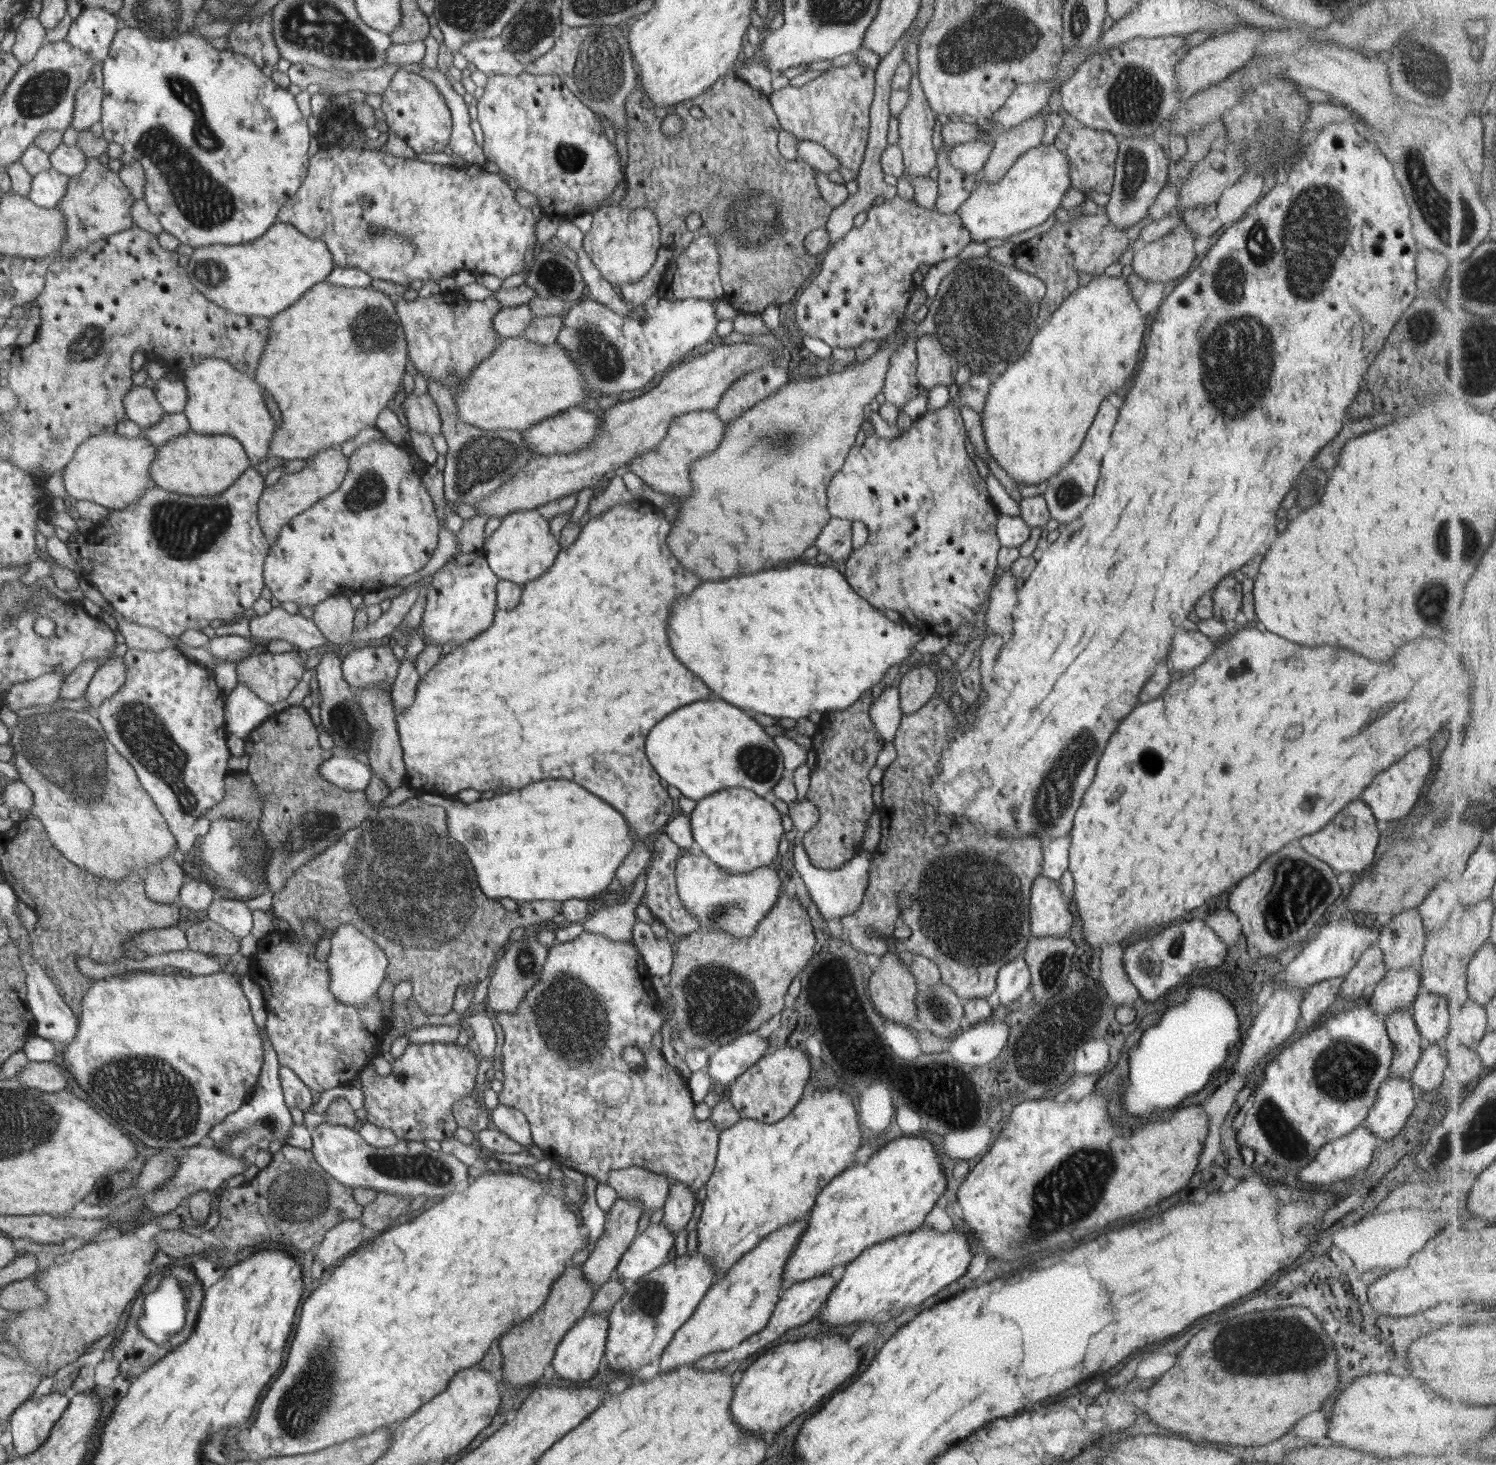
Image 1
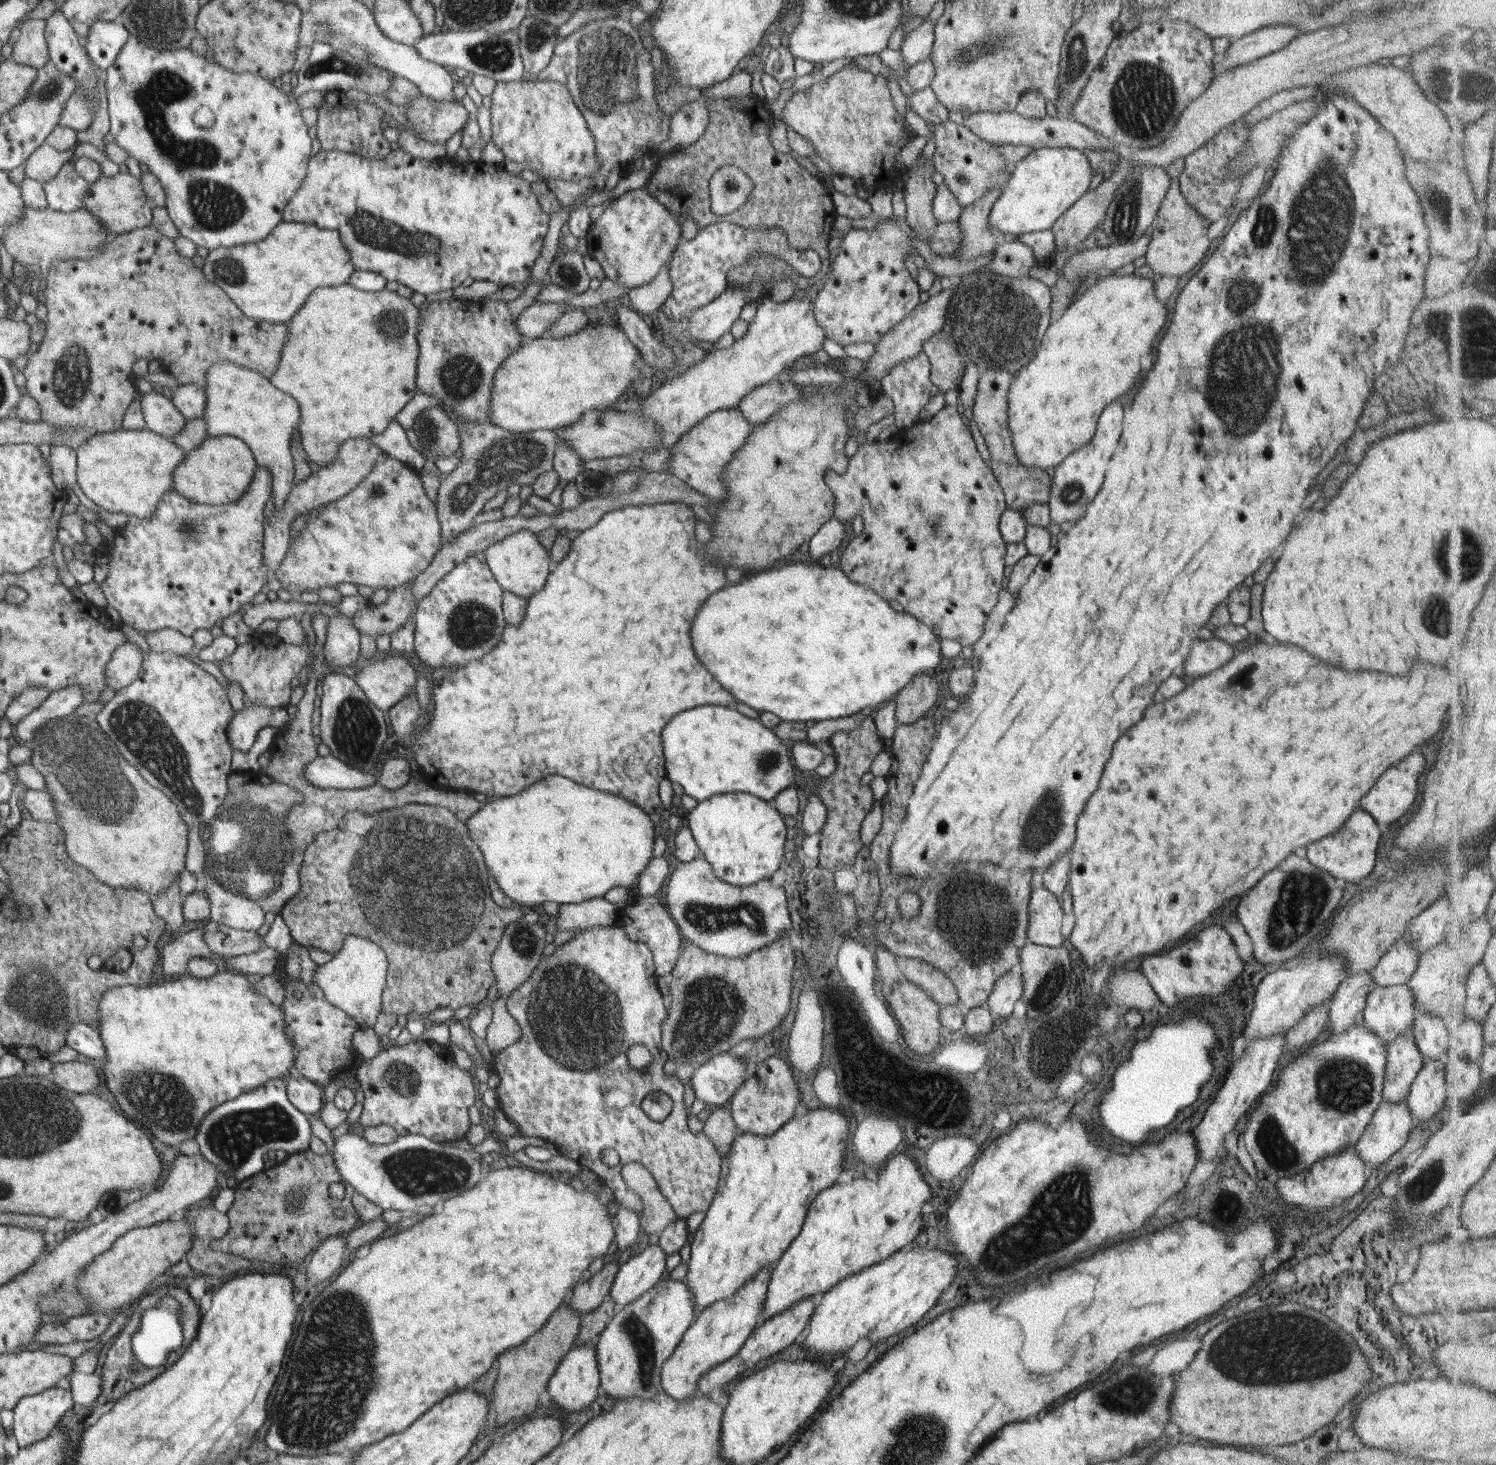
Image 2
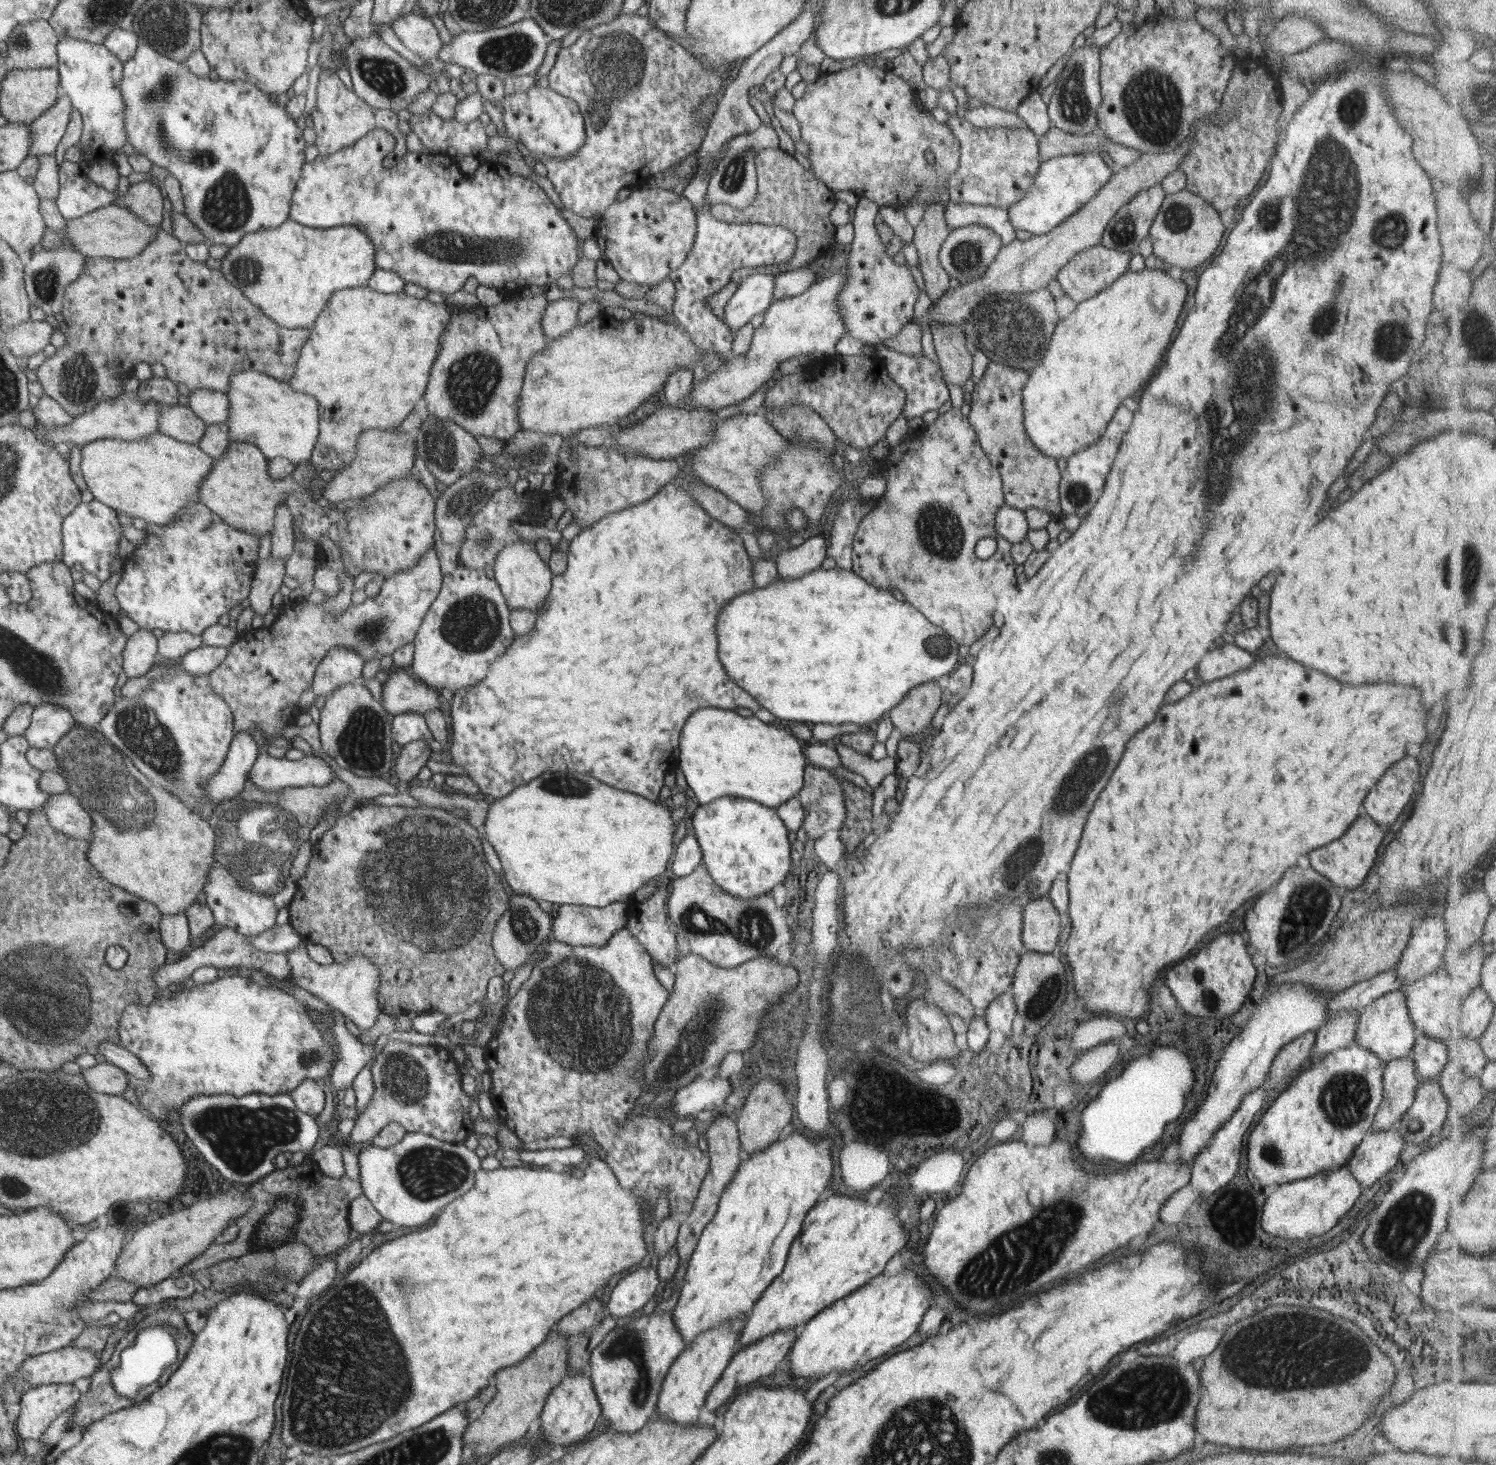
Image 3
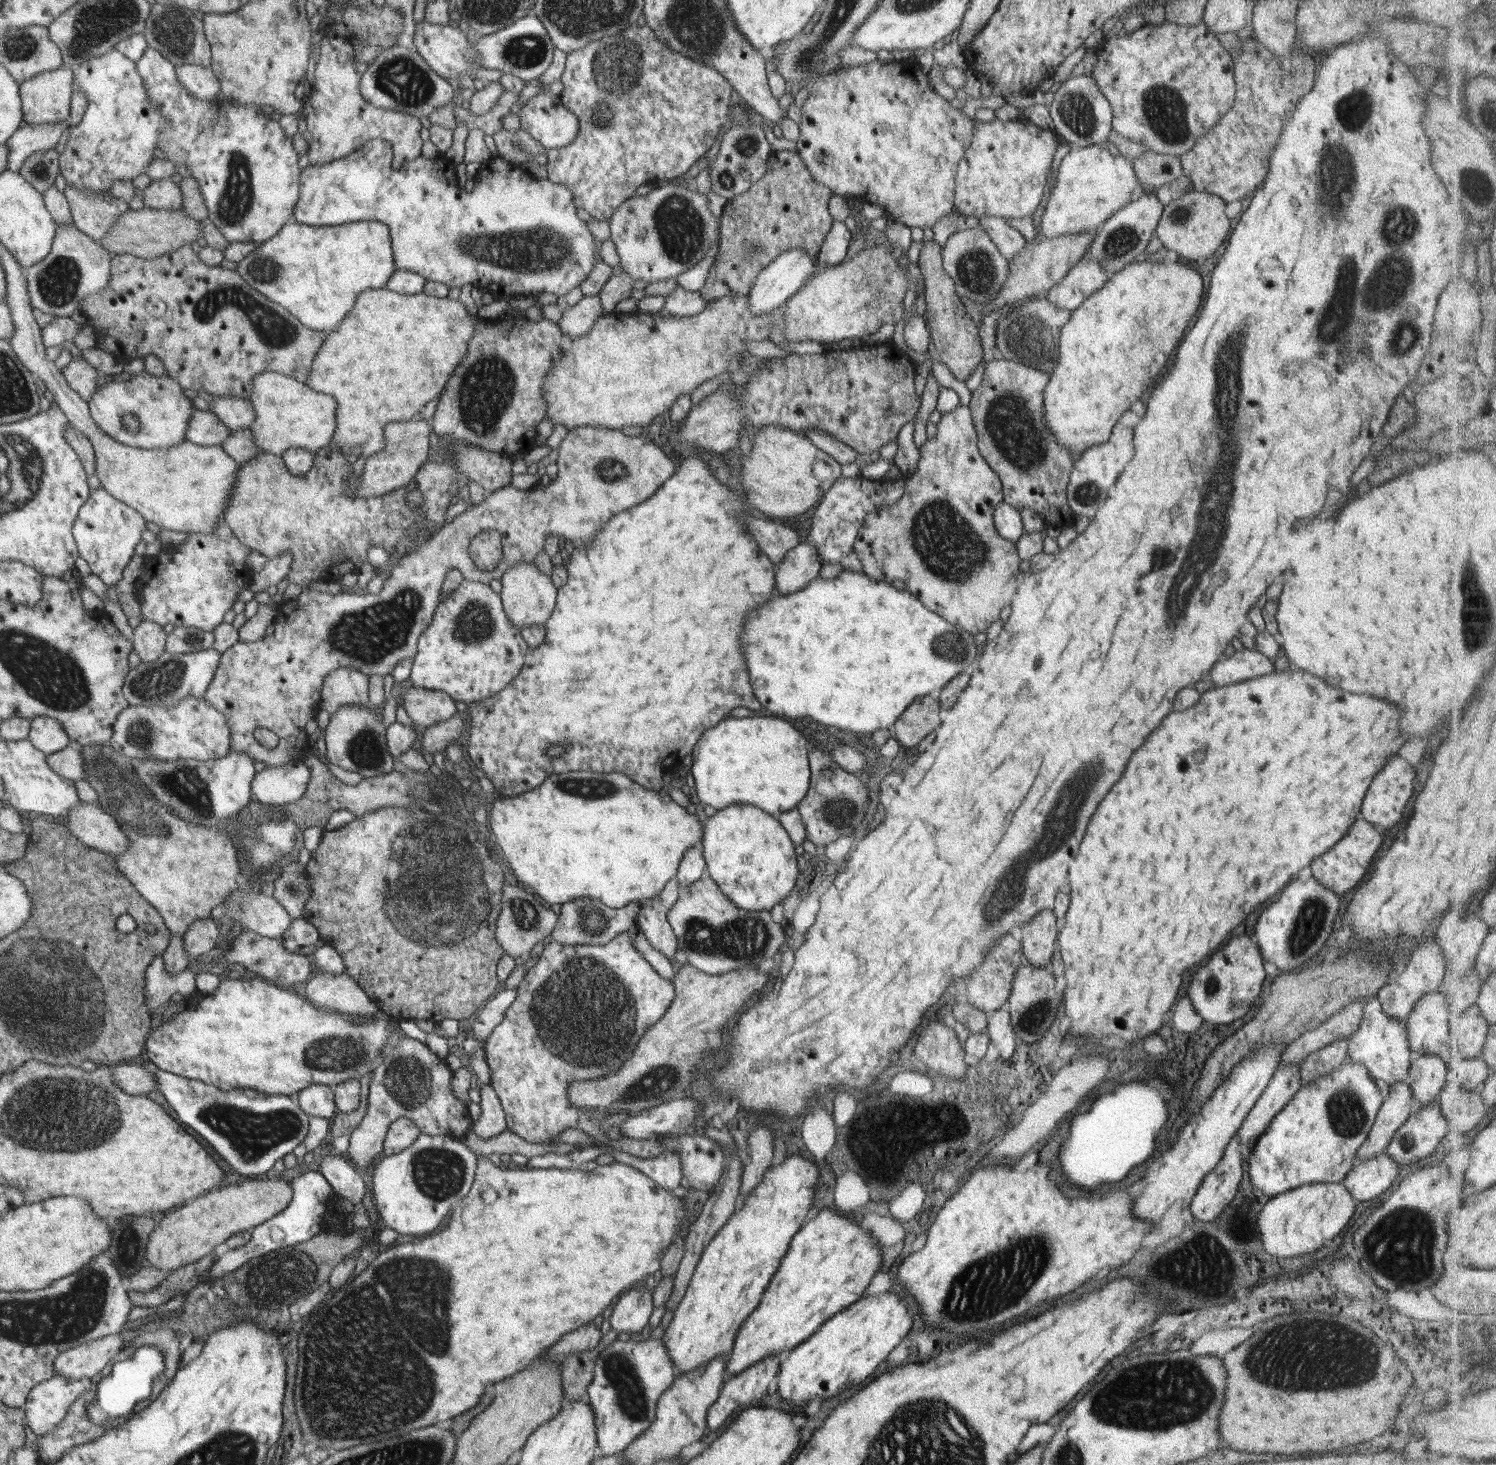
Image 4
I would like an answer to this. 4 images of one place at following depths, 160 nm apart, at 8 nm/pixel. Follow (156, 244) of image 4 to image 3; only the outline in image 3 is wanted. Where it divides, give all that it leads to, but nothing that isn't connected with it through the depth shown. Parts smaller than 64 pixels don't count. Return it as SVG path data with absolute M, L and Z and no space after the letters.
M114 204L104 206L80 218L65 219L65 221L67 226L61 230L47 228L42 243L38 247L32 248L34 250L32 255L40 252L40 250L56 250L56 247L68 242L70 246L74 246L76 252L80 252L82 256L87 258L132 258L142 253L144 248L155 240L157 232L161 230L162 226L162 223L149 225L143 218L140 218L140 215L126 207L119 207Z

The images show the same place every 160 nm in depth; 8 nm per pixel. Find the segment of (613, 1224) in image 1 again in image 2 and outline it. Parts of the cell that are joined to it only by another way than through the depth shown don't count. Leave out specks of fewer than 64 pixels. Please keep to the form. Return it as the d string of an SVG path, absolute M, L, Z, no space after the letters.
M617 1250L617 1254L613 1254L613 1258L606 1260L603 1268L596 1275L592 1275L588 1282L578 1284L576 1292L572 1294L572 1298L568 1302L573 1310L586 1315L603 1304L619 1270L620 1265L617 1262L619 1253L620 1251Z

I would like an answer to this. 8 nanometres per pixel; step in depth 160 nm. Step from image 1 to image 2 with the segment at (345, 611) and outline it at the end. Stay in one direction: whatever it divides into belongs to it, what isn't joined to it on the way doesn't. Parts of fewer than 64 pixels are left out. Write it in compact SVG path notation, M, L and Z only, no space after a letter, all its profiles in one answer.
M346 615L329 617L324 643L324 672L326 675L335 672L336 668L356 664L360 656L360 634Z

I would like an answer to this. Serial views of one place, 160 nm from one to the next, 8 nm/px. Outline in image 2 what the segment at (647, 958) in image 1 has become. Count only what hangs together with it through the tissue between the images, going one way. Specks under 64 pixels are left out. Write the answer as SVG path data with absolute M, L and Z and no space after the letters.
M659 895L640 896L636 904L625 905L620 909L619 925L632 940L648 945L653 954L656 976L668 975L673 971L676 961L681 955L680 944L682 944L682 936L679 926L673 918L670 918L670 914L668 914L666 908L660 903Z

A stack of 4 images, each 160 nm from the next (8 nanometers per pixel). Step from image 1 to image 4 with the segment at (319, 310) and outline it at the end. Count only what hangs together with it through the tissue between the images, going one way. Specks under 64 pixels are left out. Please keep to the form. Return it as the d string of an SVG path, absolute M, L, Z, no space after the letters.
M367 289L361 292L359 298L357 298L356 305L354 305L352 311L348 313L344 322L334 330L328 332L328 337L325 338L319 354L315 357L311 372L308 374L308 381L306 381L306 386L311 387L312 390L322 391L324 394L332 395L337 400L337 430L328 447L332 450L338 450L345 455L372 455L385 448L385 426L391 422L420 419L420 414L424 414L424 410L428 410L428 406L432 406L432 402L436 402L436 398L438 398L440 392L444 390L446 382L450 380L450 376L452 376L452 372L458 368L458 364L461 364L461 362L465 360L467 350L469 350L469 340L471 340L473 334L475 334L475 322L477 320L477 317L470 314L464 307L464 304L458 299L448 297L439 298L423 292L420 294L407 295L386 289Z

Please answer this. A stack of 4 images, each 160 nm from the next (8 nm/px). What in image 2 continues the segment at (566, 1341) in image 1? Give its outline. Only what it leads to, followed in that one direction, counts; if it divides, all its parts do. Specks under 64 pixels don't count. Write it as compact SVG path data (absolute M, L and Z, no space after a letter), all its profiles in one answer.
M590 1340L584 1342L584 1345L578 1345L565 1354L561 1364L557 1367L557 1372L551 1378L548 1394L551 1394L552 1402L558 1408L564 1408L564 1412L580 1412L586 1410L598 1396L598 1358L596 1358L596 1342Z

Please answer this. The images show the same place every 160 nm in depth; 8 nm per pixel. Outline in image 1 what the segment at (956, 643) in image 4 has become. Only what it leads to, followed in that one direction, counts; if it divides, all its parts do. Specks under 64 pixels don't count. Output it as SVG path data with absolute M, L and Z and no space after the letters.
M805 564L793 565L791 567L778 570L768 569L768 572L758 572L754 576L740 576L740 578L728 578L724 582L704 582L700 584L690 596L684 596L676 602L672 608L672 614L668 618L668 638L674 654L684 662L696 676L702 678L702 682L718 694L720 699L728 702L732 706L742 708L742 710L756 710L756 712L773 716L774 718L794 718L799 720L806 718L812 712L822 714L832 710L844 710L852 706L859 700L862 694L867 690L872 690L878 682L882 682L885 671L892 666L896 666L904 660L908 660L914 652L917 642L925 637L925 632L906 621L894 622L887 618L883 612L870 604L865 598L862 598L838 570L828 564L819 564L817 566Z

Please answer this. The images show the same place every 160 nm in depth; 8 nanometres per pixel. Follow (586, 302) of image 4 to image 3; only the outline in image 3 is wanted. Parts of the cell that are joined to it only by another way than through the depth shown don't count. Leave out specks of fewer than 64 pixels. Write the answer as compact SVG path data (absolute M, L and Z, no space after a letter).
M562 299L550 304L542 318L548 338L566 336L578 323L580 306L582 305L575 299Z

